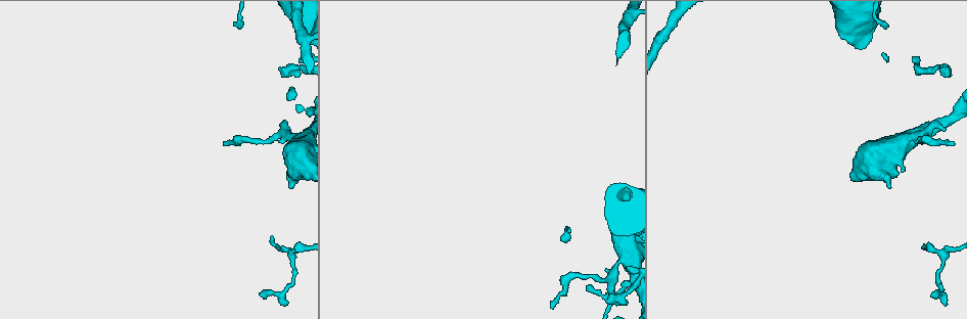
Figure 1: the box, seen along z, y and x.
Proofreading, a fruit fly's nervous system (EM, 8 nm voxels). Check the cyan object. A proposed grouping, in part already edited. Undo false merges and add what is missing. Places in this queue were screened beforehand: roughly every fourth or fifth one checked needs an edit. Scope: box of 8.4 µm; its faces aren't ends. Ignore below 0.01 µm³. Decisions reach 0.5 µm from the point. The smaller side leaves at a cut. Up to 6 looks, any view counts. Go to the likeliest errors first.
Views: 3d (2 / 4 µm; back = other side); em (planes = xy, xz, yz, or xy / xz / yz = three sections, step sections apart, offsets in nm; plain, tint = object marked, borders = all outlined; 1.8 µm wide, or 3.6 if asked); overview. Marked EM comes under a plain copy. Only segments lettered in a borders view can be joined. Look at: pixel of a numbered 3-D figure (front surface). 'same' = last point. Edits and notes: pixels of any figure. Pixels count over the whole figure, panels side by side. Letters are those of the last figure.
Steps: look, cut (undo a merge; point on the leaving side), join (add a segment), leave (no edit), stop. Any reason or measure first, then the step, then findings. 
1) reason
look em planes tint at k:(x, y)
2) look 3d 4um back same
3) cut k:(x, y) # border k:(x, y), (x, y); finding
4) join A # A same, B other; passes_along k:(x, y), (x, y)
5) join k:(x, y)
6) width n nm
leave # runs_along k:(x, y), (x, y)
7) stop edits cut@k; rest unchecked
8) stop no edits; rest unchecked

narrows sharply
look 3d 4um at 1:(625, 259)

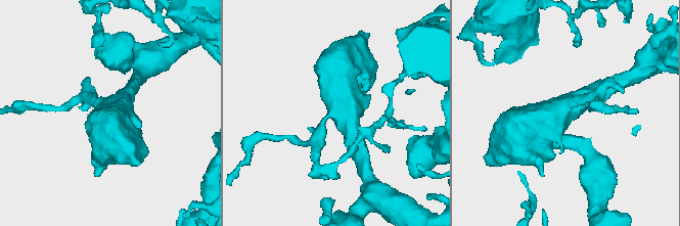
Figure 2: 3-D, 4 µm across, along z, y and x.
now the EM
look em planes tint at 2:(560, 110)

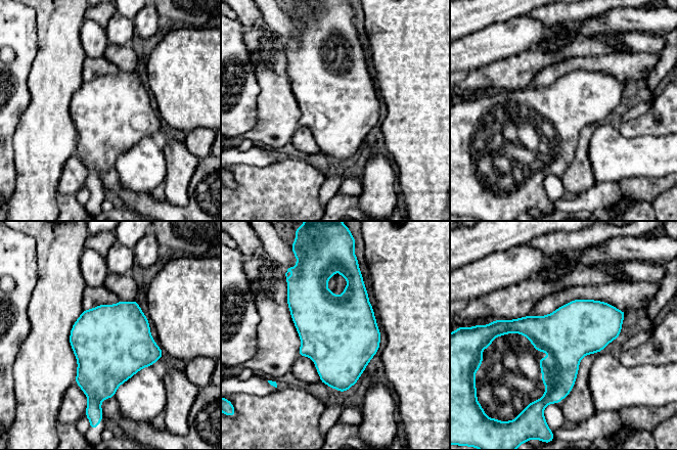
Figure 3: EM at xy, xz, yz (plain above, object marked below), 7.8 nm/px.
what lies round it
look em planes borders same

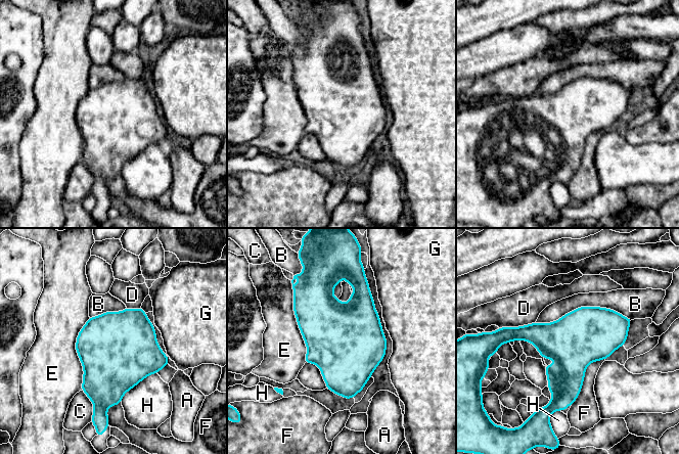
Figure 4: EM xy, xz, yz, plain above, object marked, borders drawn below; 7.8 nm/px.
leave # A other, B other, C other, D other, E other, F other, G other, H other; border 4:(604, 359), (587, 366), (572, 405); all the same neuron

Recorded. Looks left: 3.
an open end
look 3d 4um at 1:(551, 307)

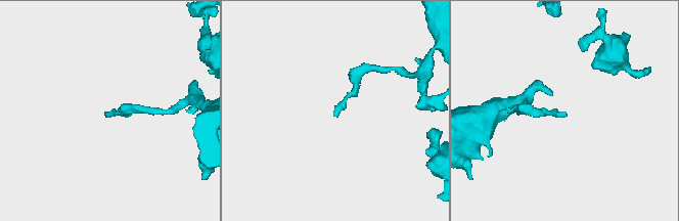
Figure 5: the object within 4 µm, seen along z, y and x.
need the tissue
look em xy step 8 borders at 5:(334, 114)

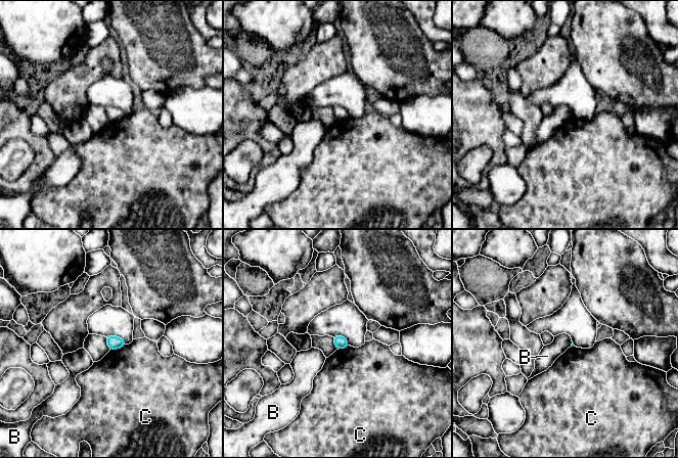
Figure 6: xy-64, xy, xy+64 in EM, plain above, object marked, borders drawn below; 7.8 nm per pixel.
look em planes borders same

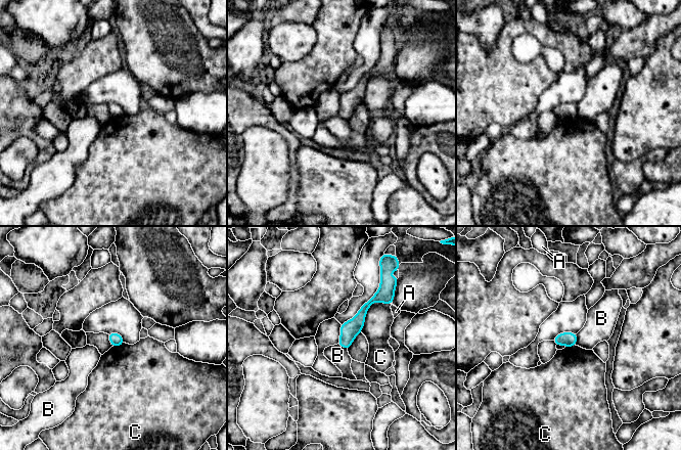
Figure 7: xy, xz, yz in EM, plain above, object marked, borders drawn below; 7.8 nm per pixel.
longest_contact C 340 nm
leave # A other, B other, C other; none of them fits

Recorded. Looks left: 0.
stop no edits; rest unchecked

